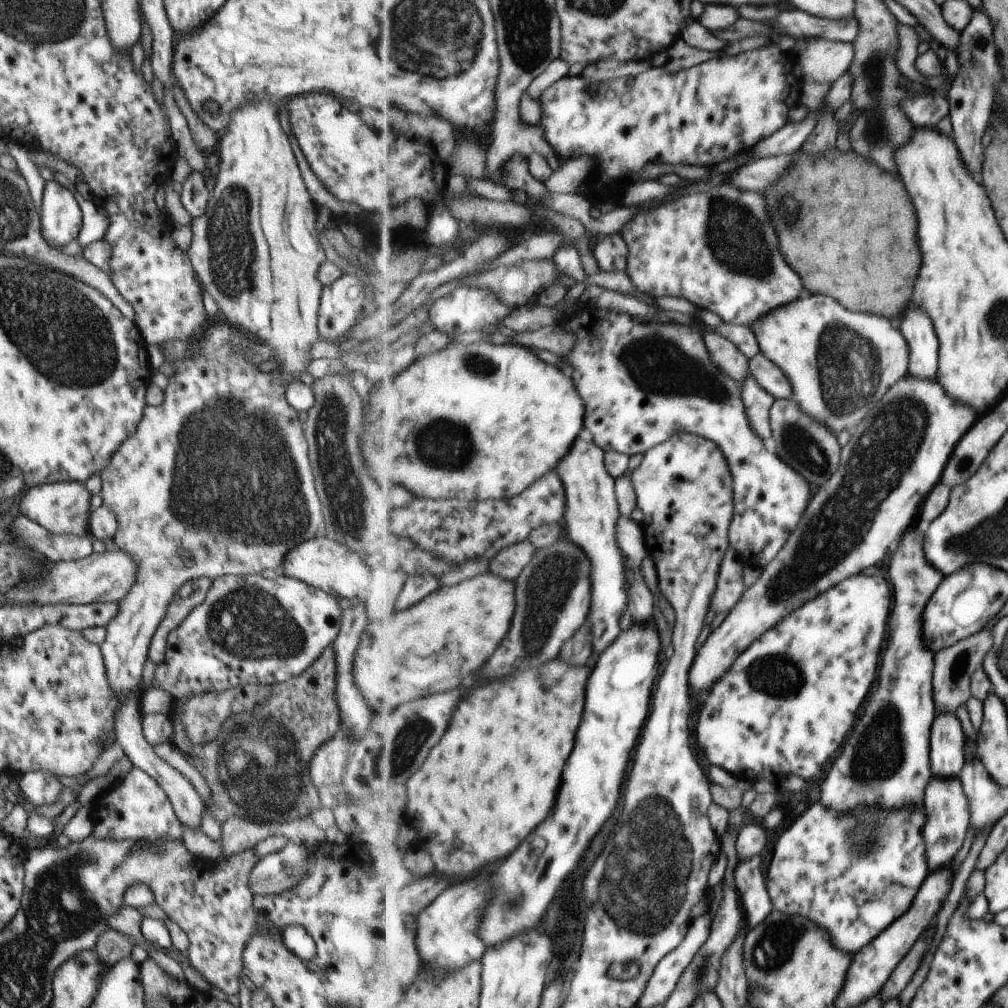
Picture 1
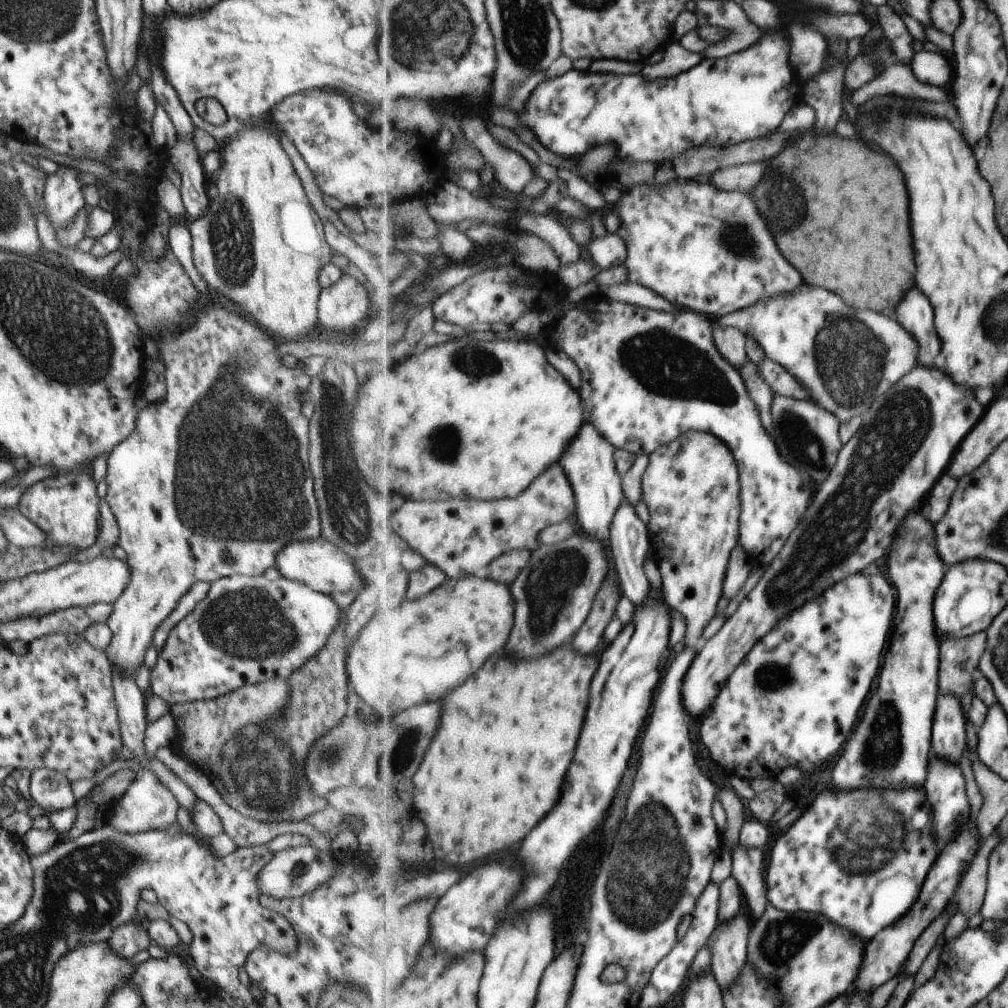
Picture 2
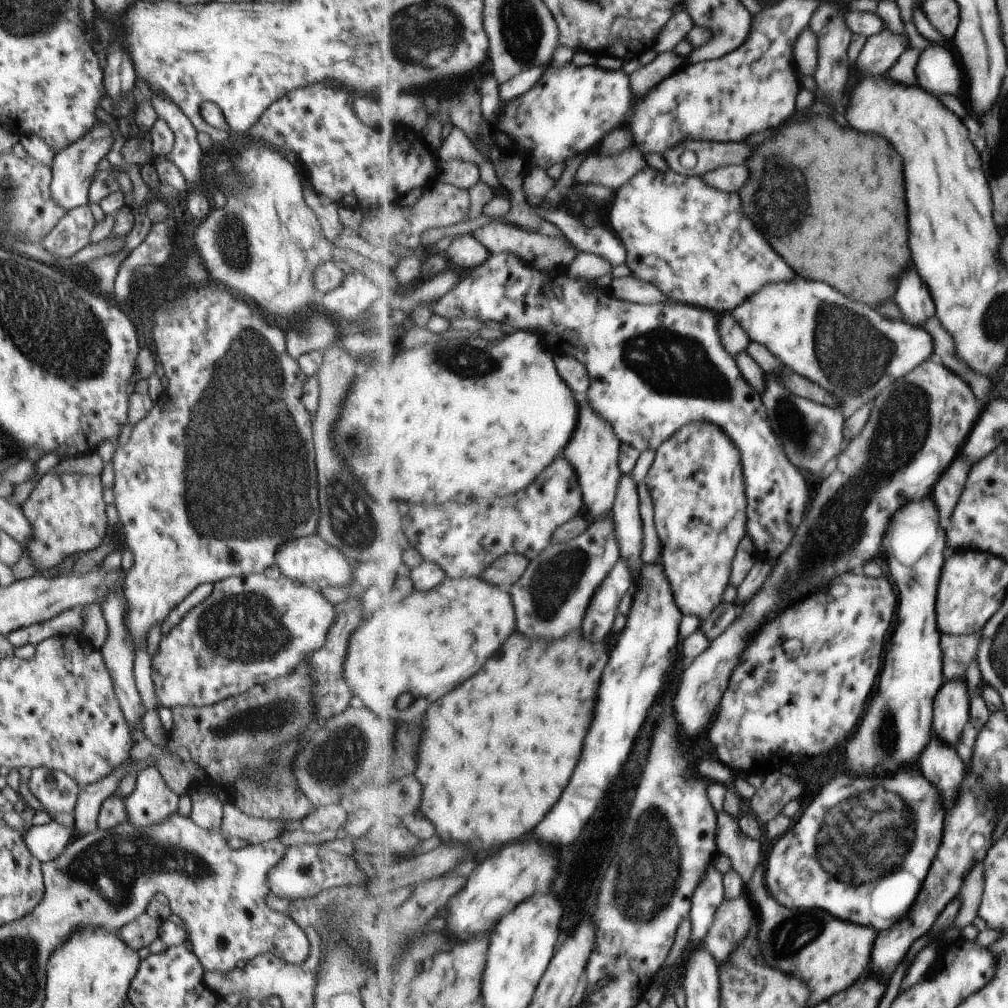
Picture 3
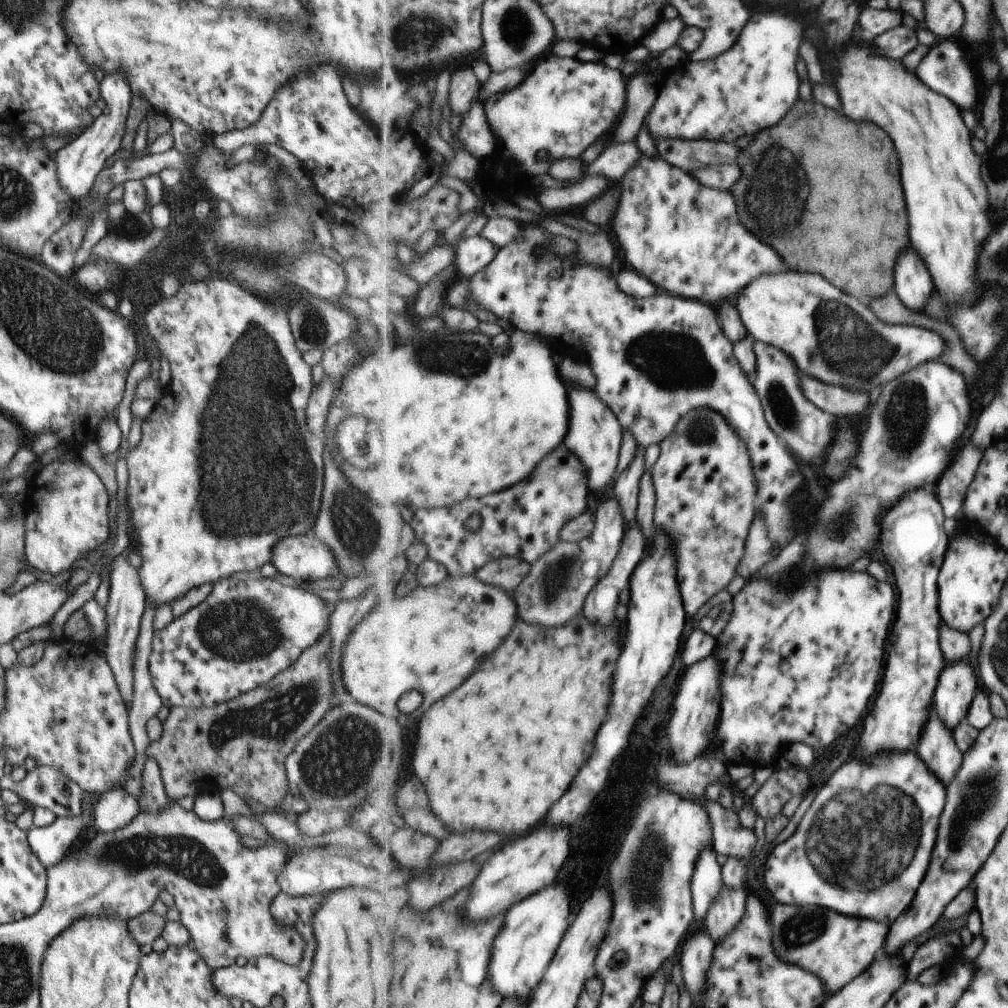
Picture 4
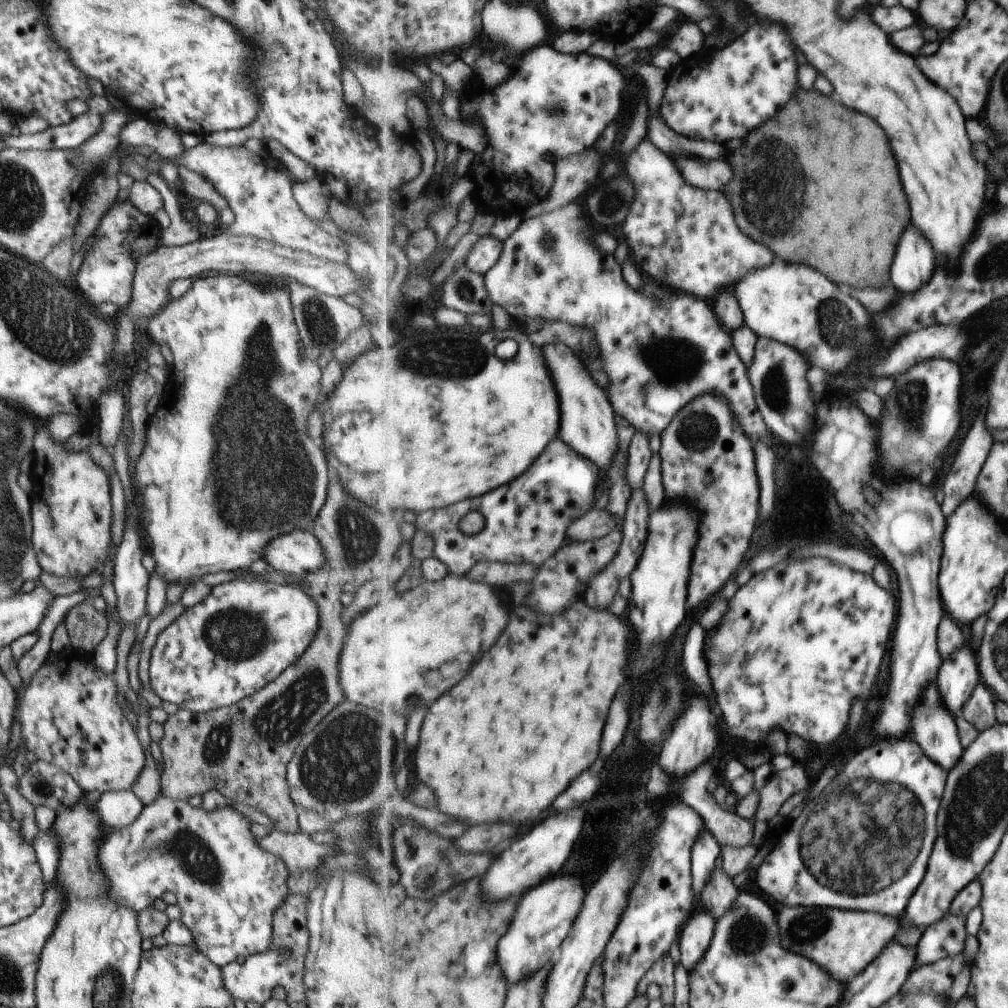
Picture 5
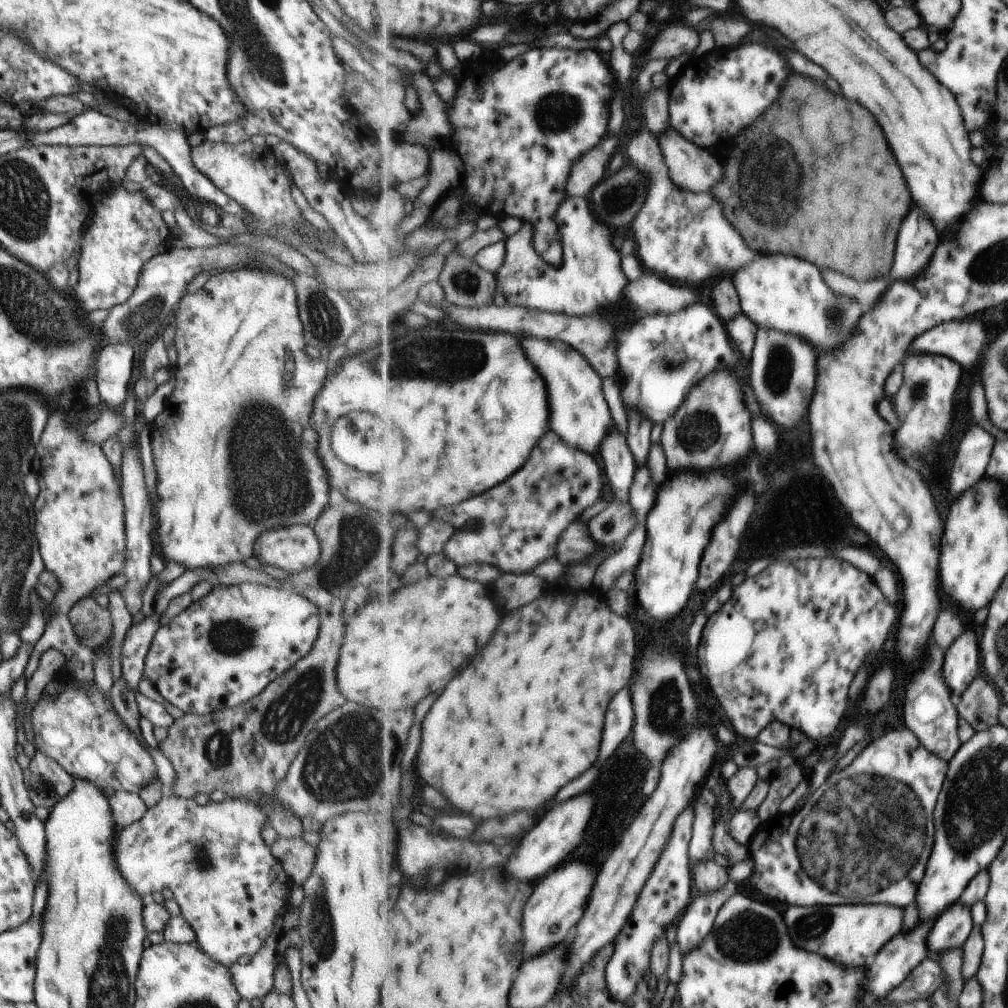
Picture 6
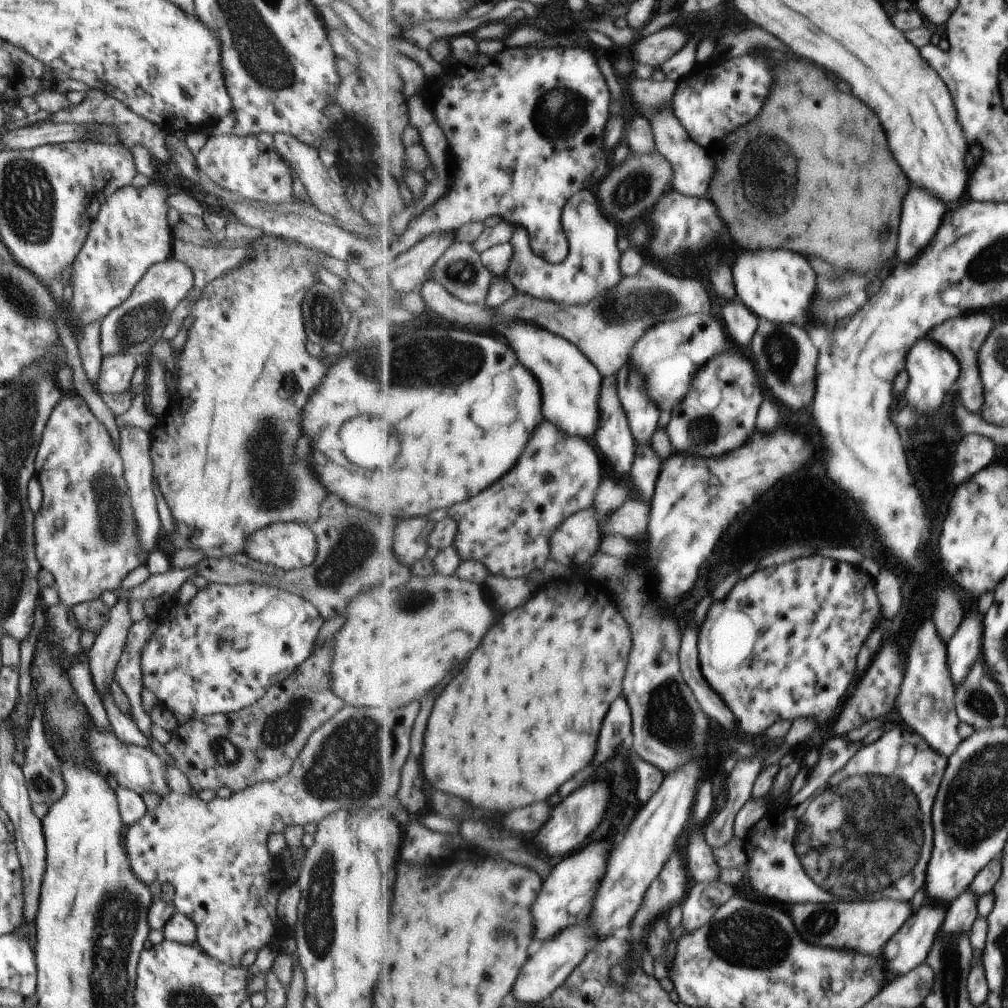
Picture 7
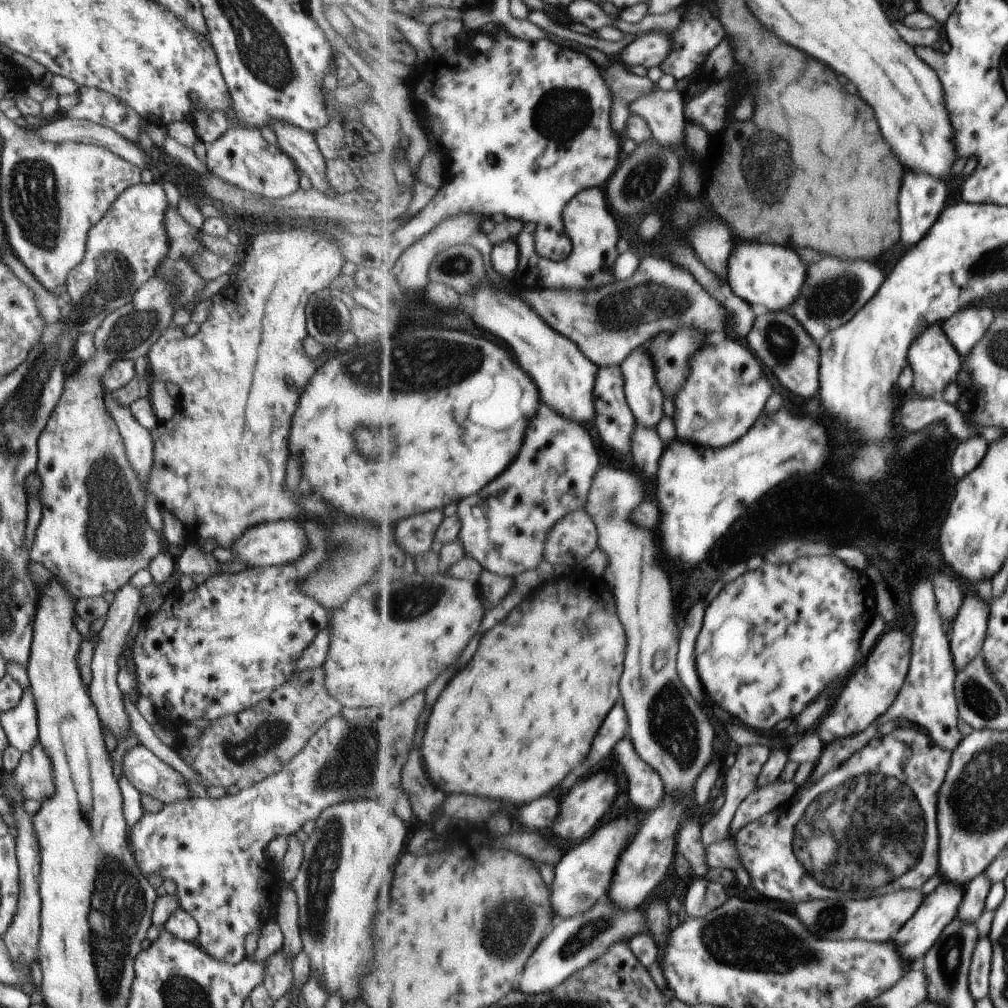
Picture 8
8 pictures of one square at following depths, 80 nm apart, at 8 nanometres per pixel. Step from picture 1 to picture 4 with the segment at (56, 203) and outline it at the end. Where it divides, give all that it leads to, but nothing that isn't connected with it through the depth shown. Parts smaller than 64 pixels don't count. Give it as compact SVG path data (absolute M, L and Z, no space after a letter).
M121 73L105 75L98 82L100 98L104 104L91 124L85 127L70 143L54 153L56 175L62 189L70 196L70 201L79 203L82 196L92 188L97 173L104 167L105 160L120 148L120 140L125 132L125 121L132 96L125 77Z

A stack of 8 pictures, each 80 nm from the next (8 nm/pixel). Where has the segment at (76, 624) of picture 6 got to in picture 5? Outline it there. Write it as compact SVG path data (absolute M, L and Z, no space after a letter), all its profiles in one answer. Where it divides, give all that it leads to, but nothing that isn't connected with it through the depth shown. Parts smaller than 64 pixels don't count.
M90 600L72 606L63 621L73 650L91 652L105 638L105 613L96 611Z

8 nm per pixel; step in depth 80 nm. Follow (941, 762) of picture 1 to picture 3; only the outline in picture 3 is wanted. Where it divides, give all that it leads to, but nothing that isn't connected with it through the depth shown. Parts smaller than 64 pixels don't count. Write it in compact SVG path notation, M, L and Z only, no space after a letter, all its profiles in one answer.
M963 677L946 680L934 704L935 735L957 746L965 725L971 720L970 702Z

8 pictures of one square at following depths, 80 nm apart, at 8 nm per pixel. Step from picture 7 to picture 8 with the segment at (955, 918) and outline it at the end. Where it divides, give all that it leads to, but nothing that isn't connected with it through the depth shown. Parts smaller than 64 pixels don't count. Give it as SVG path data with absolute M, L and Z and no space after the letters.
M987 873L973 879L965 888L965 898L961 903L956 918L959 917L972 923L977 922L981 918L983 911L986 910L986 902L991 889L992 880Z

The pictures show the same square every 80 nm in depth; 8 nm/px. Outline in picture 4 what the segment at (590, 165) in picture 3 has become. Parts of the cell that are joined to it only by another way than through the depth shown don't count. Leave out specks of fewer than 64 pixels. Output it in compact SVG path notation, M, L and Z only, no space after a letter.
M623 142L617 146L609 146L599 160L595 160L591 166L588 166L588 174L605 174L613 180L621 180L625 174L632 169L633 164L639 162L641 150L637 142Z

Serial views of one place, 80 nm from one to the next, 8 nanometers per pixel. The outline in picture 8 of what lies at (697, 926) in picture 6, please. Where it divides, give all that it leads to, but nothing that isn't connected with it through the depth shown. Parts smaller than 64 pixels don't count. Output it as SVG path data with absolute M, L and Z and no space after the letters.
M691 877L689 883L683 896L686 915L702 917L727 902L723 884L704 877Z

